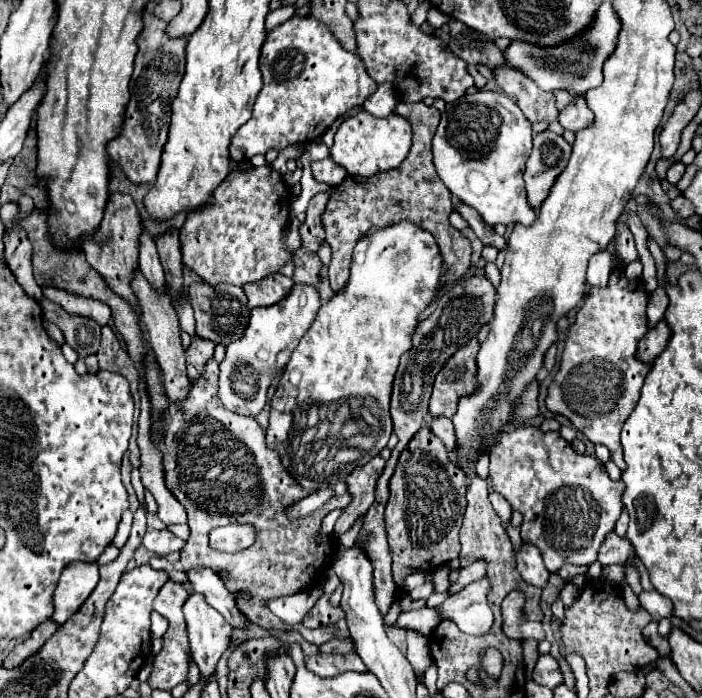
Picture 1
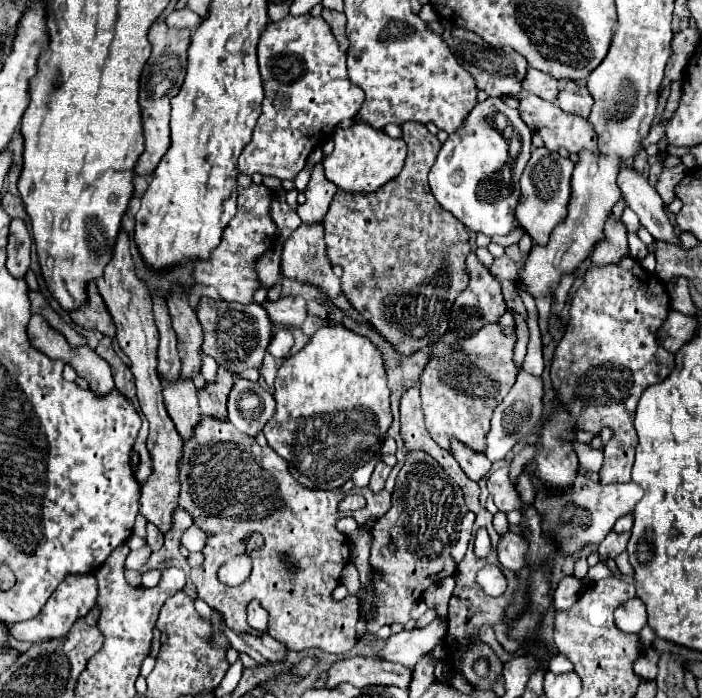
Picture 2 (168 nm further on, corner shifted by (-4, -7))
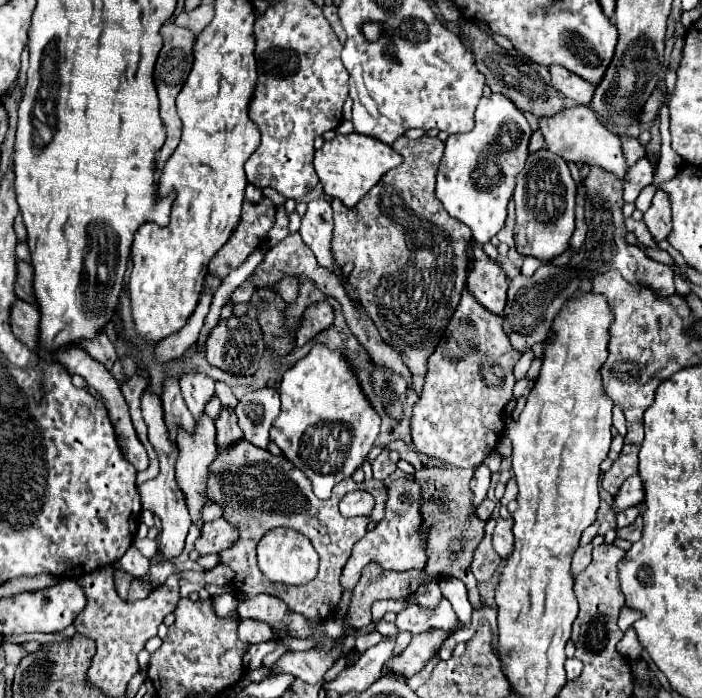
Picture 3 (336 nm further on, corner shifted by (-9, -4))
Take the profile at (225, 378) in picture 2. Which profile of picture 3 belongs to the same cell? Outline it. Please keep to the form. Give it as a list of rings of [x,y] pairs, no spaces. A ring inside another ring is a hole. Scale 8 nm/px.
[[[221,407],[221,413],[215,417],[215,427],[217,427],[217,443],[221,447],[231,445],[235,441],[239,441],[243,437],[239,425],[237,425],[237,417],[233,411]]]

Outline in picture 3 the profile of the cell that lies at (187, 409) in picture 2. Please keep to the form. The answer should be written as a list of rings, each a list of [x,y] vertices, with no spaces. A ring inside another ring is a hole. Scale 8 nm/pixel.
[[[203,415],[203,419],[197,419],[197,425],[195,425],[195,435],[183,435],[183,431],[179,431],[179,463],[177,463],[177,483],[181,487],[181,491],[185,493],[185,499],[187,499],[187,507],[189,507],[189,513],[191,513],[191,519],[197,527],[199,525],[199,511],[201,507],[207,503],[205,495],[203,495],[203,487],[205,487],[205,481],[207,481],[207,467],[211,465],[211,461],[215,459],[215,453],[217,453],[217,443],[215,443],[215,425],[213,425],[213,419],[209,415]]]

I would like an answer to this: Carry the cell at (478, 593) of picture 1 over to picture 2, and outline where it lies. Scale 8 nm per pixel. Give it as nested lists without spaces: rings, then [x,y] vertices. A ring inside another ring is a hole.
[[[434,620],[422,630],[414,630],[414,626],[408,626],[408,630],[388,636],[384,648],[378,652],[378,658],[414,668],[416,662],[444,638],[444,632],[446,622],[440,620]]]

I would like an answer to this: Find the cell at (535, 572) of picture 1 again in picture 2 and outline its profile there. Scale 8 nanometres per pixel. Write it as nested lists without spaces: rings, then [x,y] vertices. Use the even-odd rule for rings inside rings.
[[[506,532],[500,536],[496,546],[498,562],[500,566],[508,570],[522,570],[524,568],[524,554],[526,554],[526,542],[514,532]]]

